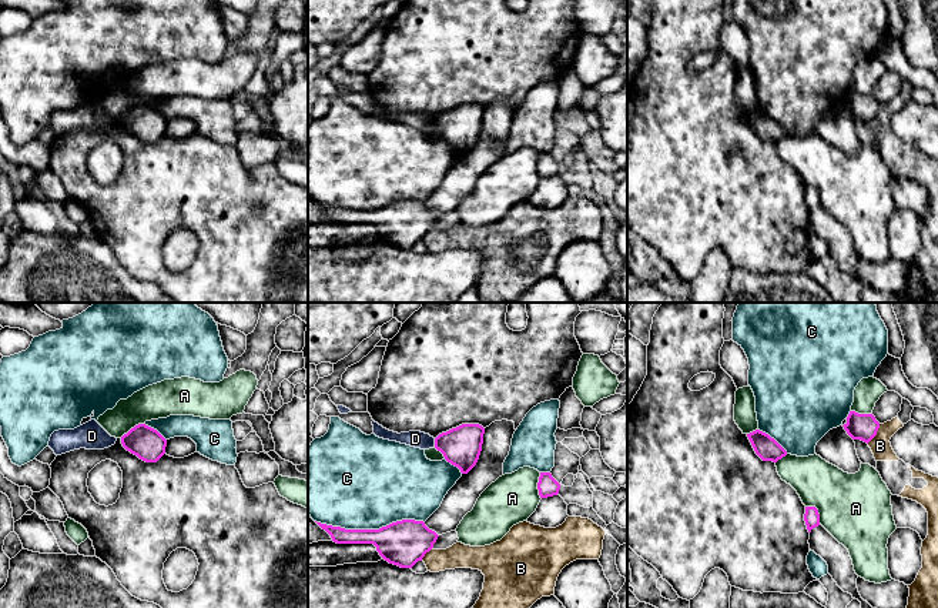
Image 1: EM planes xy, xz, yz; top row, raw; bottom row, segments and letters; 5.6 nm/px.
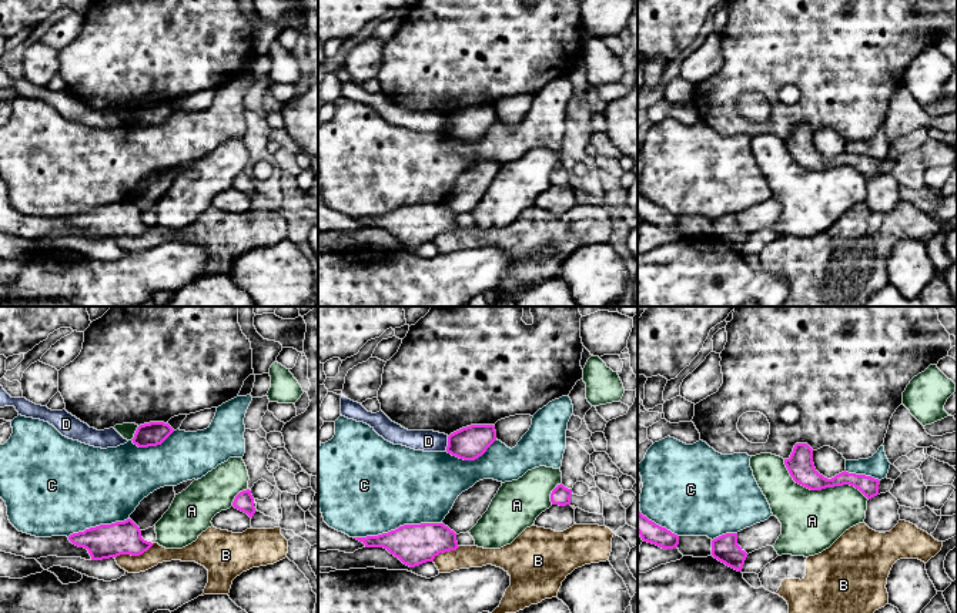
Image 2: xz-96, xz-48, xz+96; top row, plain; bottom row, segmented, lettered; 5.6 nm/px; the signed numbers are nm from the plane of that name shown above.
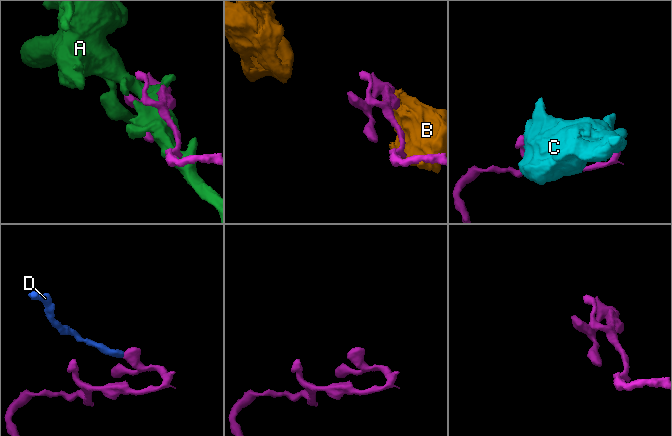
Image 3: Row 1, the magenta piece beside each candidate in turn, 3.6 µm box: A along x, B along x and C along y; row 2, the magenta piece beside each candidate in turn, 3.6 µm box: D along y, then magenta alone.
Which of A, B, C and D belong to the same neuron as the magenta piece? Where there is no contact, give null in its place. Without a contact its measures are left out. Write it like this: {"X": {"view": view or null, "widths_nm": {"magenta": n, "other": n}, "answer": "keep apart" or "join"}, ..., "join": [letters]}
{"A": {"view": "xz", "widths_nm": {"magenta": 110, "other": 280}, "answer": "keep apart"}, "B": {"view": "yz", "widths_nm": {"magenta": 150, "other": 120}, "answer": "keep apart"}, "C": {"view": "xz", "widths_nm": {"magenta": 260, "other": 500}, "answer": "keep apart"}, "D": {"view": "xz", "widths_nm": {"magenta": 220, "other": 100}, "answer": "keep apart"}, "join": []}

